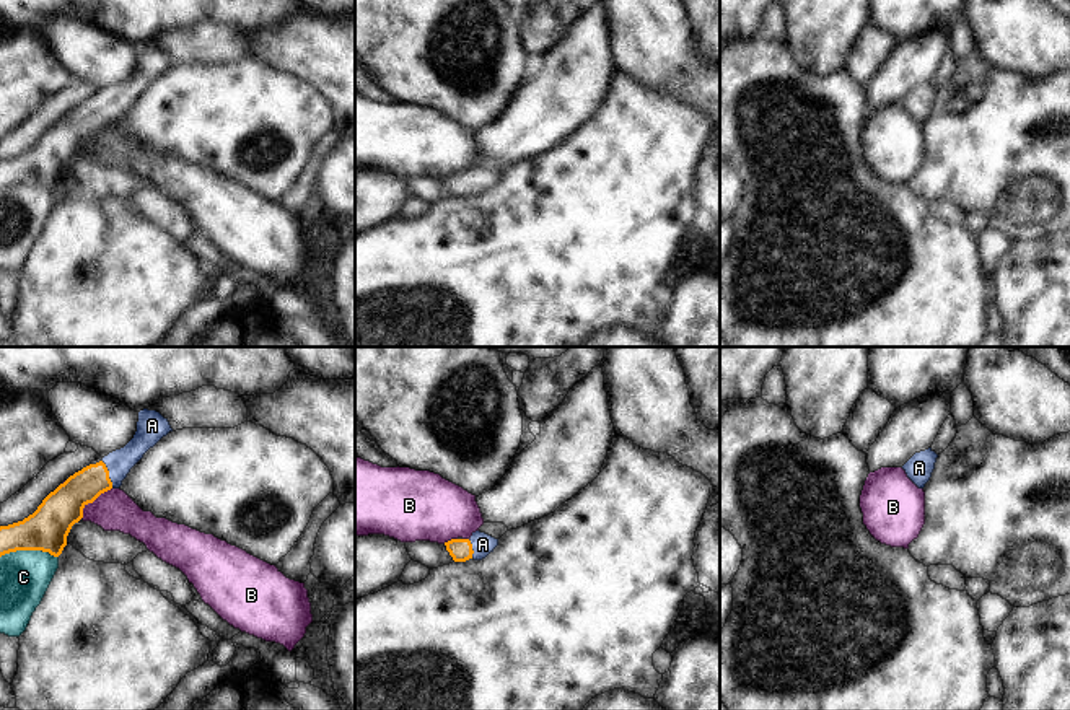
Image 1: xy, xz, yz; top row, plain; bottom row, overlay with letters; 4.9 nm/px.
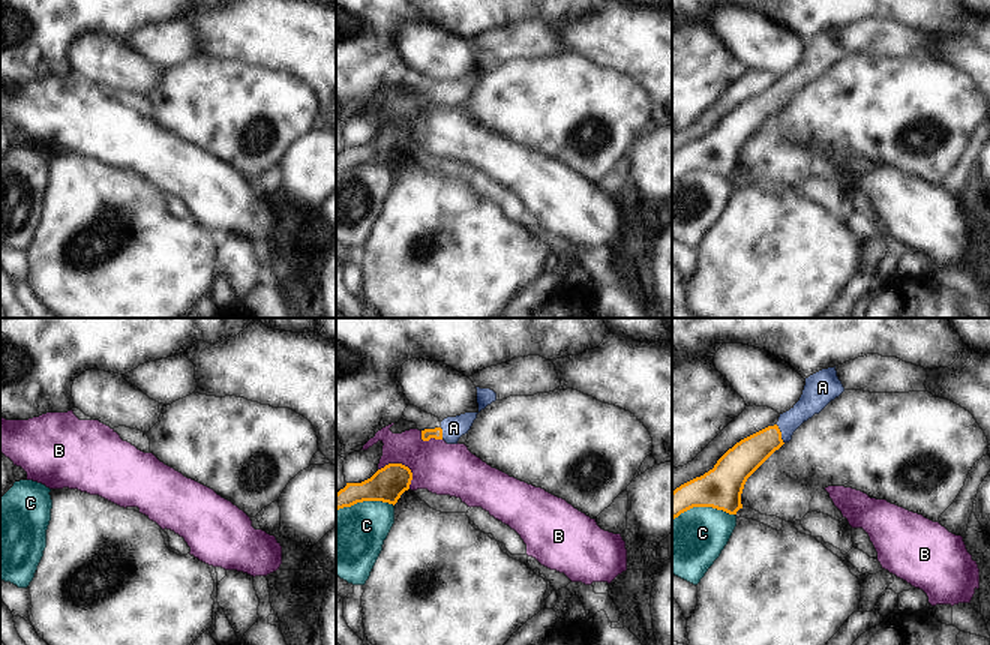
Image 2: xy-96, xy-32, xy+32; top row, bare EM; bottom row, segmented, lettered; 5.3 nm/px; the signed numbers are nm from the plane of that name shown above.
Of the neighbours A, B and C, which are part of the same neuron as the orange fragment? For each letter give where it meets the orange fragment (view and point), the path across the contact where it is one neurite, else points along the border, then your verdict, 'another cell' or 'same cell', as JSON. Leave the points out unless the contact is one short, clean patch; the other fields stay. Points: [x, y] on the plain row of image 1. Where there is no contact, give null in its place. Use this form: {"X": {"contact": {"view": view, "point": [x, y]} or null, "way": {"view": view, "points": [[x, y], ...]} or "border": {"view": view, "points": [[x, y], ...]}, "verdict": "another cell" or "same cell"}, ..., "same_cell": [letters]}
{"A": {"contact": {"view": "xy", "point": [108, 109]}, "way": {"view": "xy", "points": [[67, 137], [92, 116], [108, 109], [119, 98]]}, "verdict": "same cell"}, "B": {"contact": {"view": "xy", "point": [92, 137]}, "border": {"view": "xy", "points": [[111, 122], [90, 137], [80, 153]]}, "verdict": "another cell"}, "C": {"contact": {"view": "xy", "point": [28, 184]}, "verdict": "another cell"}, "same_cell": ["A"]}

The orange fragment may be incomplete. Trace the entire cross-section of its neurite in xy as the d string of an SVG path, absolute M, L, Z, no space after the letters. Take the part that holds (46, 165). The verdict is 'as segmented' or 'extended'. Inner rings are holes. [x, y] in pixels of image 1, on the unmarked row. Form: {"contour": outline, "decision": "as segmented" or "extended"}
{"contour": "M140 46L137 67L124 83L70 111L23 156L0 161L0 192L16 186L59 192L72 161L83 153L83 143L101 129L119 124L130 104L169 67L173 64L160 47Z", "decision": "extended"}

